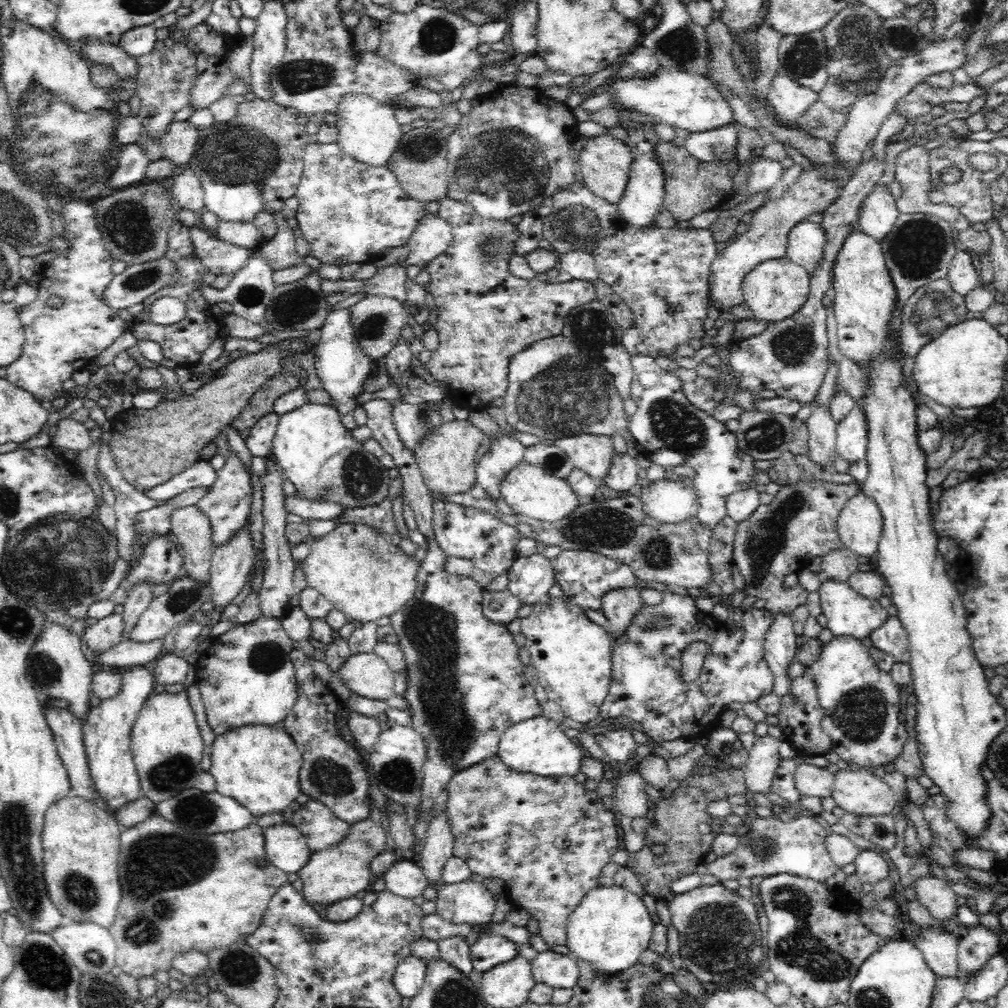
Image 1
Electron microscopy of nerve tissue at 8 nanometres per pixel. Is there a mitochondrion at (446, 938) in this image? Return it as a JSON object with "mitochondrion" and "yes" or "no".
{"mitochondrion":"no"}

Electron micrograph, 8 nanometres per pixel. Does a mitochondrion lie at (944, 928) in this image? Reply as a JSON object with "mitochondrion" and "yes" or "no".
{"mitochondrion":"no"}

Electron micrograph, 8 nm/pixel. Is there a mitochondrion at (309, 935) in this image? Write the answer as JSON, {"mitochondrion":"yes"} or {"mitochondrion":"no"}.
{"mitochondrion":"yes"}

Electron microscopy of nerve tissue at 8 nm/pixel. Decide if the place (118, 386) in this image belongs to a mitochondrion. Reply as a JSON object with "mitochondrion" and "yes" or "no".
{"mitochondrion":"no"}

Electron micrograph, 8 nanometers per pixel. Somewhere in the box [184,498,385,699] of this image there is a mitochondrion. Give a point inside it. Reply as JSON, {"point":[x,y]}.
{"point":[268,657]}

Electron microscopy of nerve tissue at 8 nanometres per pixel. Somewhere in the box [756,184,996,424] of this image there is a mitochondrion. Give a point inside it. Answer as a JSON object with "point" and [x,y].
{"point":[917,248]}

